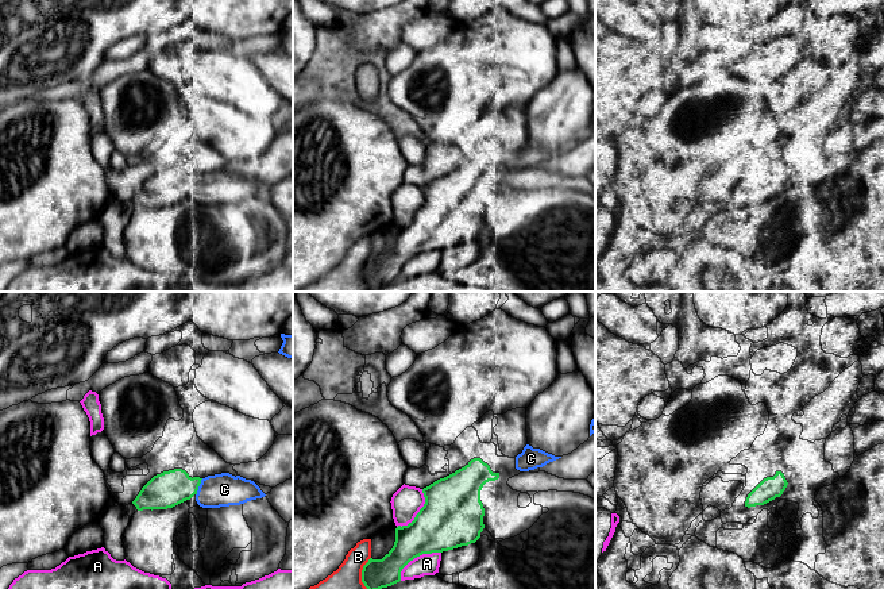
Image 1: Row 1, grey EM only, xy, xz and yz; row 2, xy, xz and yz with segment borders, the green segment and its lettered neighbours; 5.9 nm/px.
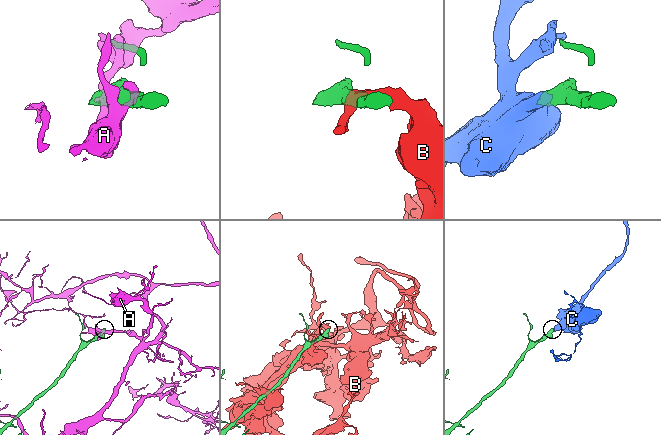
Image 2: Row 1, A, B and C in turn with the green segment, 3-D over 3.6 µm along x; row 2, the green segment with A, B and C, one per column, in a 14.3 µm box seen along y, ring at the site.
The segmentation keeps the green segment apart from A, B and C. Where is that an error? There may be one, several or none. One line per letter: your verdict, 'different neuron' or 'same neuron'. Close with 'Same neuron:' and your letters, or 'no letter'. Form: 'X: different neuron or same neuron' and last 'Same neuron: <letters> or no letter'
A: different neuron
B: different neuron
C: same neuron
Same neuron: C

